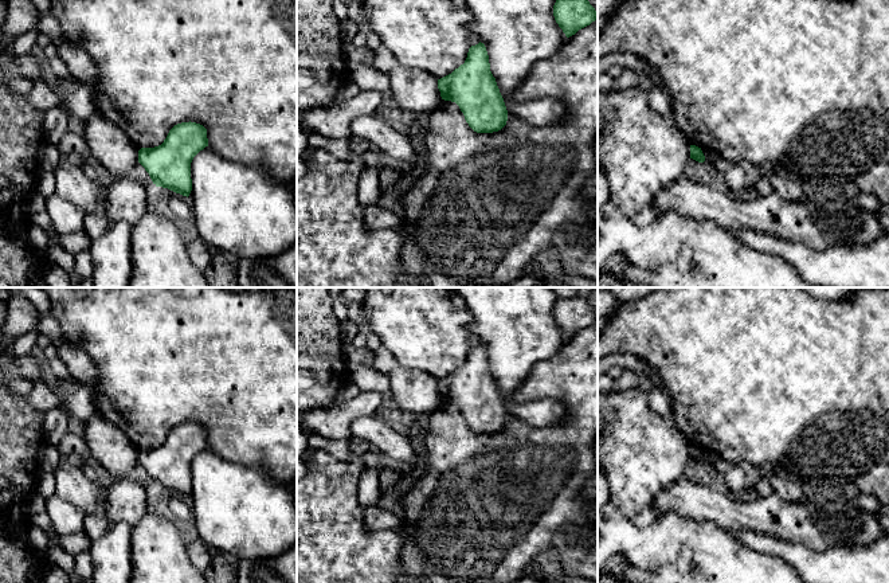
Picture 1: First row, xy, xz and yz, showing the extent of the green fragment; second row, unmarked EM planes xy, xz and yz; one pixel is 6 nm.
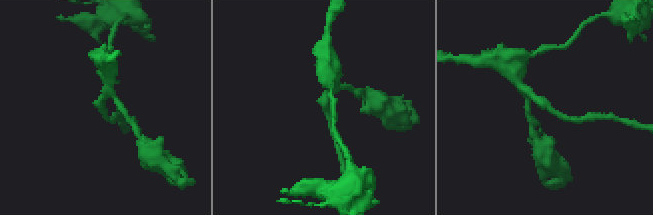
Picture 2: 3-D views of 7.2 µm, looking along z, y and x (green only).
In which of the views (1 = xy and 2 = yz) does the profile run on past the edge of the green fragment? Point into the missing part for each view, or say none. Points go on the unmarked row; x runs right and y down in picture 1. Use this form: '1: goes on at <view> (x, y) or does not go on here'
1: does not go on here
2: does not go on here

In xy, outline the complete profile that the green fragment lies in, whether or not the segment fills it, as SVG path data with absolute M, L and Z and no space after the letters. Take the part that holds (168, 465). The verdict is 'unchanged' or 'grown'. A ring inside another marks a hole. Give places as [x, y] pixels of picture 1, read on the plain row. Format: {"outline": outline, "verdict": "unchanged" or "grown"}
{"outline": "M181 423L169 431L161 446L141 449L138 463L156 488L188 498L192 492L191 463L205 447L208 447L207 430L196 423Z", "verdict": "unchanged"}

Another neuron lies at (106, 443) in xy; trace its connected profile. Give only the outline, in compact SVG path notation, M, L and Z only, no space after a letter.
M98 414L85 422L83 438L91 461L117 478L126 477L138 463L140 450L117 426Z

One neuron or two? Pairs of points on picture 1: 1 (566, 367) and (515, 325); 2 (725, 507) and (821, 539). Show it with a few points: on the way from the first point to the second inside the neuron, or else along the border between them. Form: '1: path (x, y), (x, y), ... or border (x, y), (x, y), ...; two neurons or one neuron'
1: border (567, 339), (551, 356), (537, 362), (528, 375); two neurons
2: path (750, 513), (774, 513), (780, 519), (797, 521); one neuron

